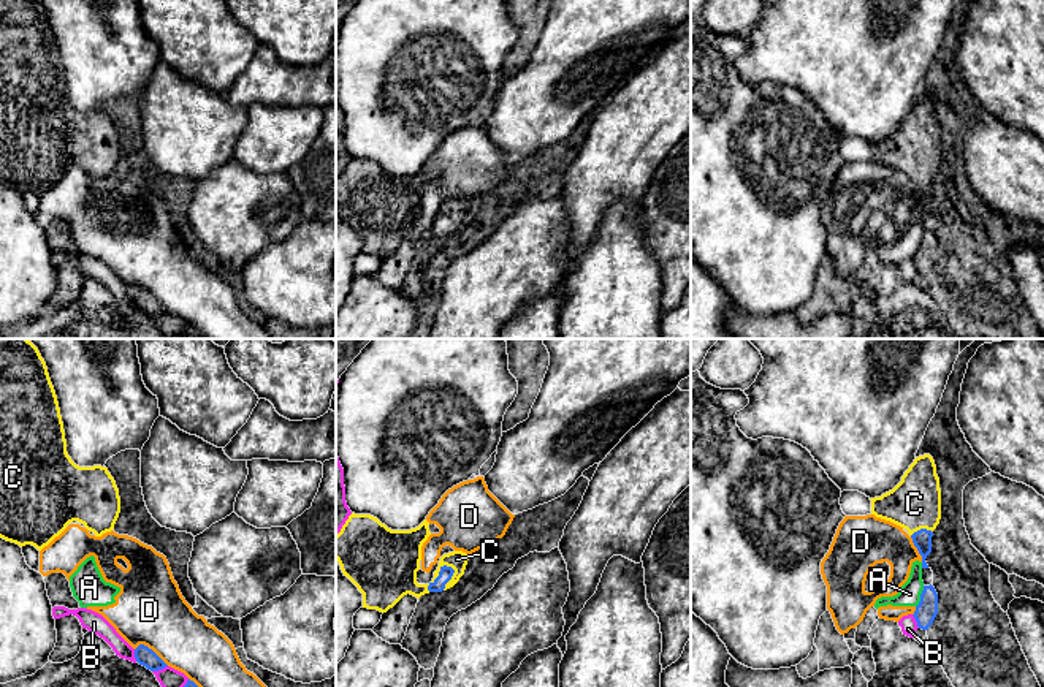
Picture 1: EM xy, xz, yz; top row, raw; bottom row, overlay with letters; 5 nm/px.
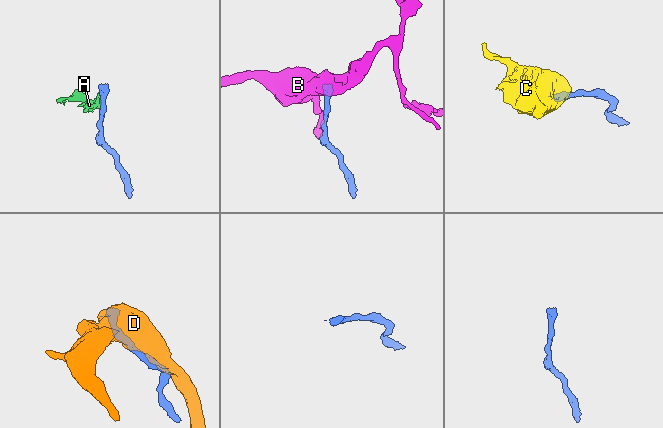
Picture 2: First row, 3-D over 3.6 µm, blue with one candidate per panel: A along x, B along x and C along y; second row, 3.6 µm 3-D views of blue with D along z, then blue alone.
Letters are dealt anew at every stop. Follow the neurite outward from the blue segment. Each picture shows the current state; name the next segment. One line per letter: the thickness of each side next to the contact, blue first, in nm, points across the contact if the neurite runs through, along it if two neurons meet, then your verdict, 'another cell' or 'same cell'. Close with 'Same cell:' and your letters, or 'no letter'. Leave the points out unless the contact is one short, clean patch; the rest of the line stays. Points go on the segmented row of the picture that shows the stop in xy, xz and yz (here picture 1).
A: calibres 110 and 110 nm; border yz (924, 586), (916, 607); another cell
B: calibres 110 and 90 nm; another cell
C: calibres 70 and 90 nm; way xz (445, 573), (439, 572), (457, 559); same cell
D: calibres 90 and 360 nm; another cell
Same cell: C

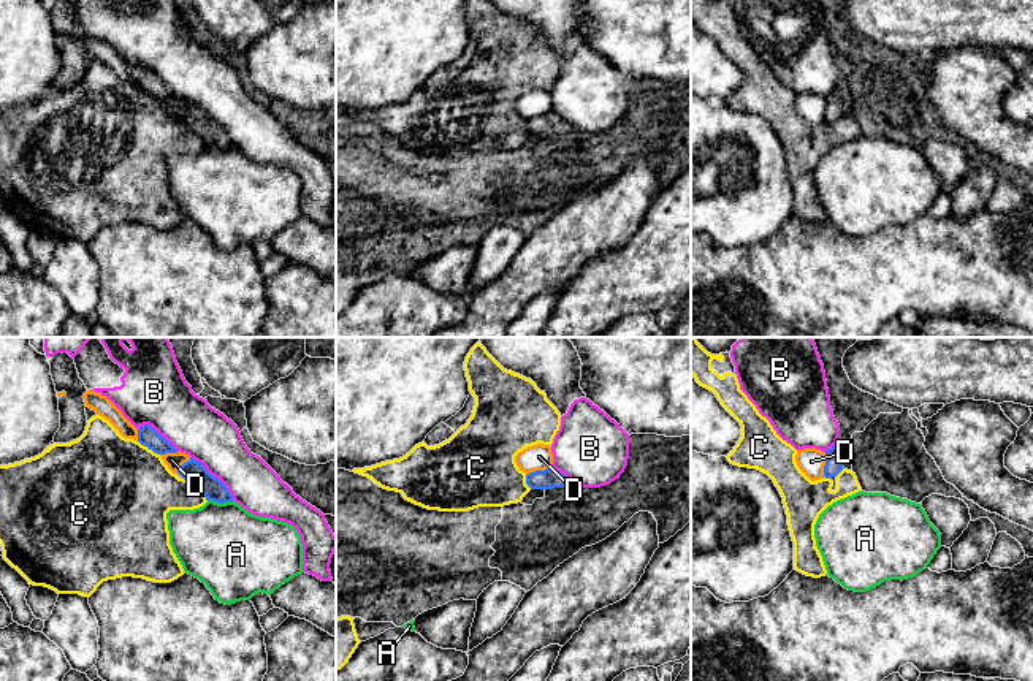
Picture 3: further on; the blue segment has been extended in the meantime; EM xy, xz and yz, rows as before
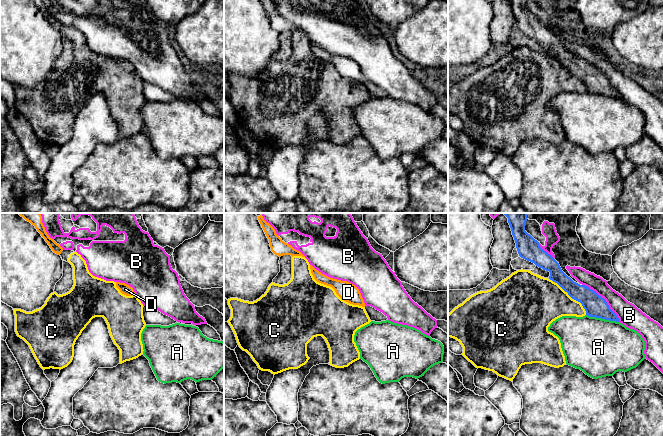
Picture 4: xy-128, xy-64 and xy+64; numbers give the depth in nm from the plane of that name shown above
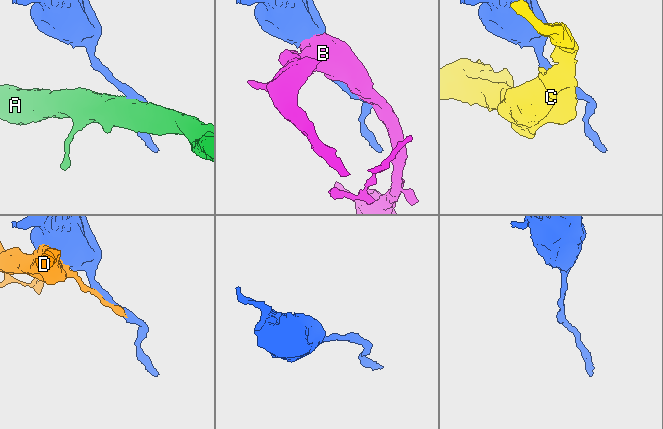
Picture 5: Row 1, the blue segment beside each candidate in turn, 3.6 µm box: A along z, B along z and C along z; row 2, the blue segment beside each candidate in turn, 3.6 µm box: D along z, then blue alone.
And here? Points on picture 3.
A: calibres 120 and 420 nm; another cell
B: calibres 120 and 280 nm; another cell
C: calibres 100 and 500 nm; border xy (138, 441), (159, 455); another cell
D: calibres 110 and 130 nm; another cell
Same cell: no letter

